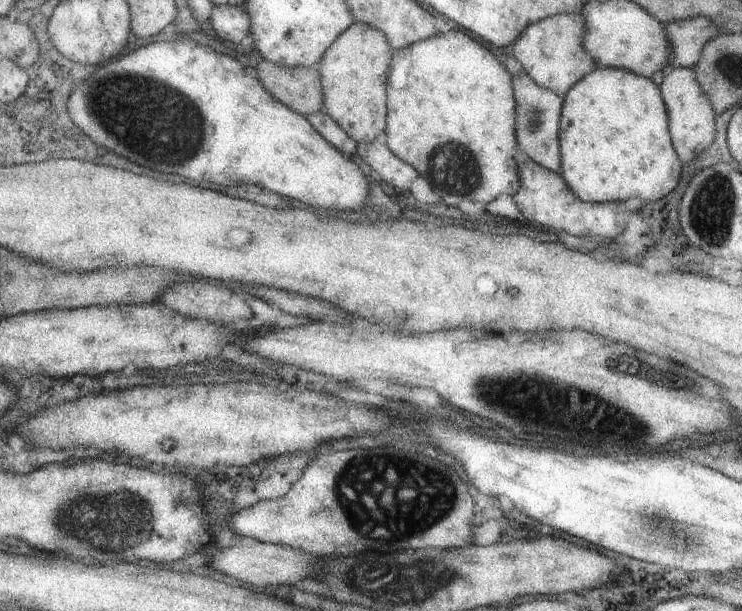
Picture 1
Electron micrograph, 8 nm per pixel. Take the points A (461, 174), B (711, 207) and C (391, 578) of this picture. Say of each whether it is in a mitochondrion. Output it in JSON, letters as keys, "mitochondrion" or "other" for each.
{"A":"mitochondrion","B":"mitochondrion","C":"mitochondrion"}

